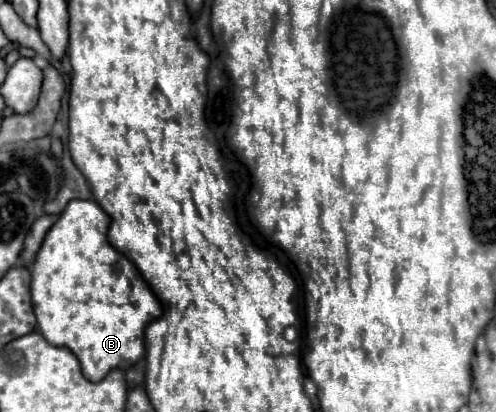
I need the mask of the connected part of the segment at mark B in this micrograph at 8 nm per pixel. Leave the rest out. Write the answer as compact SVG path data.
M71 201L65 211L59 215L59 219L55 221L55 225L49 229L37 257L35 257L35 263L31 267L31 299L33 299L33 309L35 309L35 315L37 315L37 325L39 325L39 331L43 333L43 337L47 337L47 341L55 347L67 347L71 353L75 353L75 357L79 359L81 363L81 369L83 369L83 375L89 379L89 381L101 381L111 369L117 369L119 365L121 367L127 367L127 365L133 365L137 363L143 355L145 355L145 329L147 325L151 325L155 319L159 319L163 315L163 307L159 305L159 299L155 297L155 293L151 291L151 287L143 281L143 277L139 277L139 271L135 269L135 265L123 257L123 253L119 253L117 249L113 249L107 241L107 225L111 223L111 219L107 217L107 213L101 209L101 205L97 201Z

